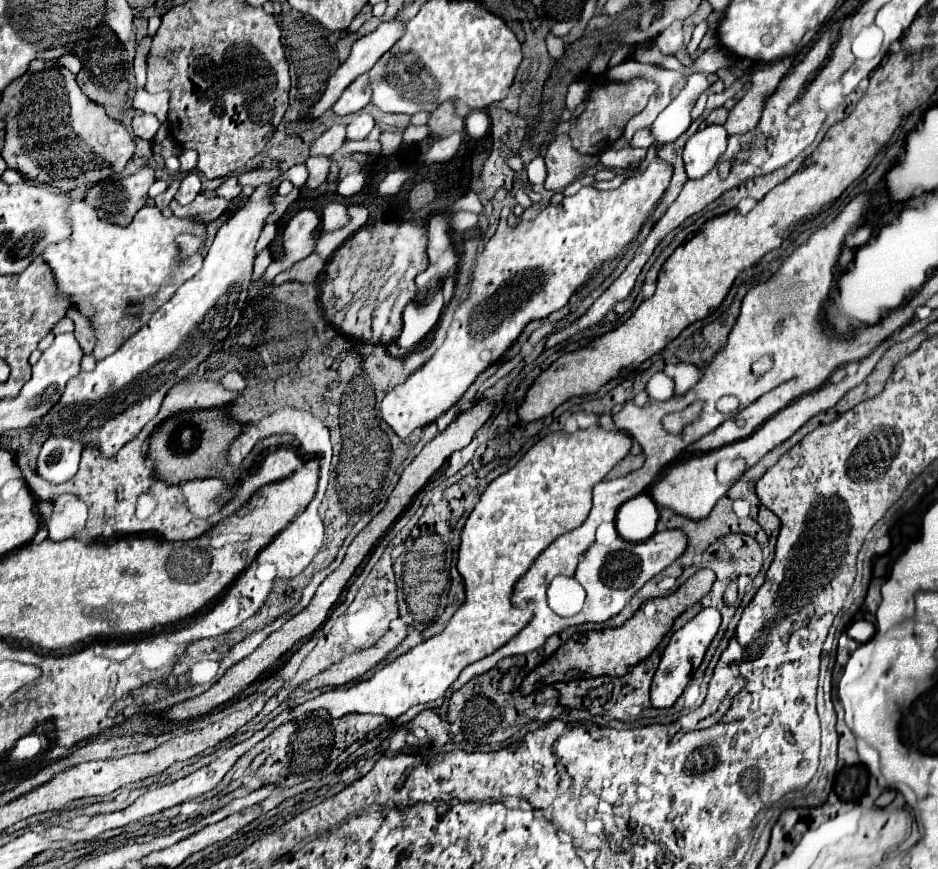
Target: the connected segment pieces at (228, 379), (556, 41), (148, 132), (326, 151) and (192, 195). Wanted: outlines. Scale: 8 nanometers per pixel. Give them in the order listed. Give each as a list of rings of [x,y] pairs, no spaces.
[[[230,371],[220,379],[220,383],[226,389],[244,389],[246,387],[246,377],[242,373],[238,373],[238,371]]]
[[[548,33],[548,35],[546,35],[546,45],[548,45],[550,55],[552,55],[554,59],[558,59],[558,57],[562,55],[562,49],[564,49],[564,39],[560,39],[560,37]]]
[[[144,113],[144,115],[136,115],[134,121],[132,121],[132,129],[134,129],[134,135],[140,137],[140,139],[146,139],[146,141],[152,141],[156,131],[160,127],[160,121],[150,115],[150,113]]]
[[[332,125],[328,131],[324,131],[310,147],[310,155],[324,155],[330,157],[334,151],[340,149],[340,145],[346,141],[346,127],[344,125]]]
[[[188,173],[184,179],[182,179],[182,183],[180,183],[180,189],[178,189],[178,193],[176,193],[176,201],[180,203],[180,205],[188,205],[188,203],[192,203],[194,199],[196,199],[196,195],[200,193],[200,177],[198,177],[198,173]]]

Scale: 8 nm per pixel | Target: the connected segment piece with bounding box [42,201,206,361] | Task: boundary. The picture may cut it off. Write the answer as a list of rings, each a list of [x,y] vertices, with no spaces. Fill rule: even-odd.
[[[74,201],[70,205],[68,219],[72,221],[72,235],[60,243],[48,245],[42,257],[54,271],[58,291],[68,295],[72,305],[92,323],[96,333],[92,355],[100,361],[112,355],[130,335],[134,335],[134,331],[138,331],[138,327],[142,327],[150,315],[202,267],[200,251],[186,261],[178,261],[174,237],[184,231],[202,233],[206,227],[202,227],[200,221],[180,219],[174,215],[164,219],[160,209],[152,205],[140,209],[134,221],[128,227],[122,227],[100,219],[96,207],[84,201]],[[130,303],[142,305],[140,317],[126,313]]]

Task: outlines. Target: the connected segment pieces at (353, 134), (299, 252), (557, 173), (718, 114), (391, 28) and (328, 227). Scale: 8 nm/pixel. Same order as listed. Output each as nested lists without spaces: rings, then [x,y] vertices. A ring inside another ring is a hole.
[[[358,113],[354,121],[348,125],[348,139],[352,141],[362,141],[374,127],[374,117],[368,113]]]
[[[311,209],[302,210],[292,217],[288,227],[284,229],[284,253],[278,259],[274,259],[264,273],[264,279],[268,283],[280,271],[290,269],[294,263],[302,261],[314,251],[316,239],[312,239],[312,236],[319,222],[319,216]]]
[[[558,135],[550,143],[544,161],[548,167],[548,177],[546,177],[544,187],[552,189],[552,191],[562,191],[578,175],[582,175],[588,167],[598,165],[598,157],[578,153],[572,147],[572,141],[568,135]]]
[[[716,107],[716,109],[712,109],[710,115],[706,117],[706,123],[708,123],[708,125],[712,125],[712,123],[724,125],[724,123],[726,123],[726,115],[728,115],[728,109],[726,109],[726,107]]]
[[[398,17],[396,19],[390,19],[390,21],[386,21],[386,23],[382,23],[374,33],[370,33],[370,35],[366,35],[366,37],[362,37],[362,39],[358,39],[354,45],[352,45],[352,53],[350,53],[350,57],[334,71],[334,75],[328,79],[328,85],[326,85],[326,91],[324,91],[324,95],[320,97],[320,101],[310,109],[310,113],[308,113],[308,121],[314,121],[314,119],[318,119],[318,117],[322,117],[324,115],[324,111],[328,111],[336,101],[338,101],[338,97],[340,97],[340,93],[358,77],[358,75],[362,75],[362,73],[368,73],[372,67],[374,67],[374,63],[402,37],[402,33],[404,33],[404,27],[406,27],[406,23],[404,21],[398,21]]]
[[[328,203],[324,213],[322,213],[322,231],[334,231],[342,225],[346,225],[348,215],[346,215],[346,207],[340,203]]]

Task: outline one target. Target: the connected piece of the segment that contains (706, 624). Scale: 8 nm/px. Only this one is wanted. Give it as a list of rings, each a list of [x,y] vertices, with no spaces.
[[[706,607],[692,621],[688,621],[682,629],[678,629],[670,637],[670,641],[668,641],[664,653],[662,653],[660,665],[654,673],[652,685],[650,685],[650,703],[652,703],[652,707],[662,709],[662,707],[672,707],[676,703],[676,699],[682,695],[684,687],[688,685],[688,681],[692,677],[692,671],[696,667],[700,667],[702,657],[704,657],[710,641],[714,639],[718,627],[720,627],[720,611],[714,609],[714,607]]]

